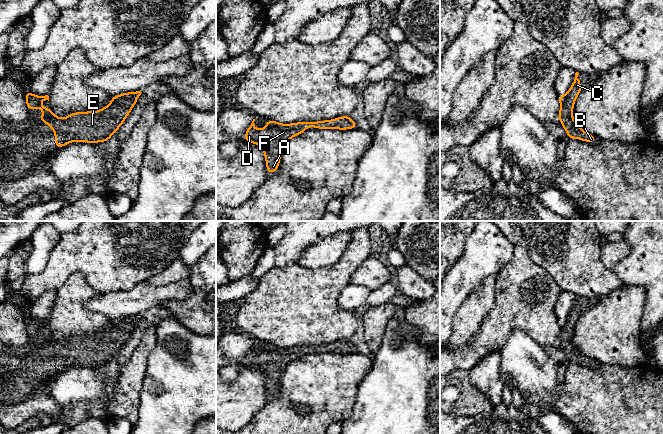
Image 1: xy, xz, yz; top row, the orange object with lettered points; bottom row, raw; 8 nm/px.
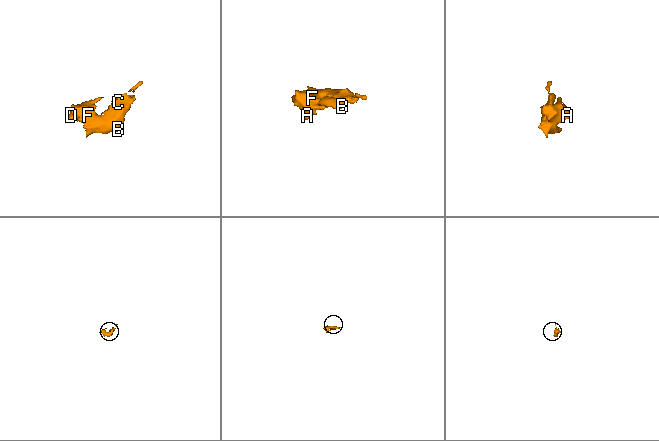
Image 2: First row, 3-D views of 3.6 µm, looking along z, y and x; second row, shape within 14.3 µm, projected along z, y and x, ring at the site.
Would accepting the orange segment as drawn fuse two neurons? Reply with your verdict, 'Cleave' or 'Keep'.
Keep

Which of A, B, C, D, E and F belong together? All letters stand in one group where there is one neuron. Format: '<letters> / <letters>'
A B C D E F

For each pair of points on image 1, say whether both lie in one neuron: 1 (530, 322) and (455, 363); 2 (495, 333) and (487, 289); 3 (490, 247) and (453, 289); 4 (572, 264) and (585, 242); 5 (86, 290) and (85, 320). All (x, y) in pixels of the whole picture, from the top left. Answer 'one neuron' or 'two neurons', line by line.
1: one neuron
2: two neurons
3: one neuron
4: one neuron
5: one neuron

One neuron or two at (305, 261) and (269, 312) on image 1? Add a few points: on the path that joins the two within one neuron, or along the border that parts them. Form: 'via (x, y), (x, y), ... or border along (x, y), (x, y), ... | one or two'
border along (296, 263), (303, 267), (324, 269) | two

